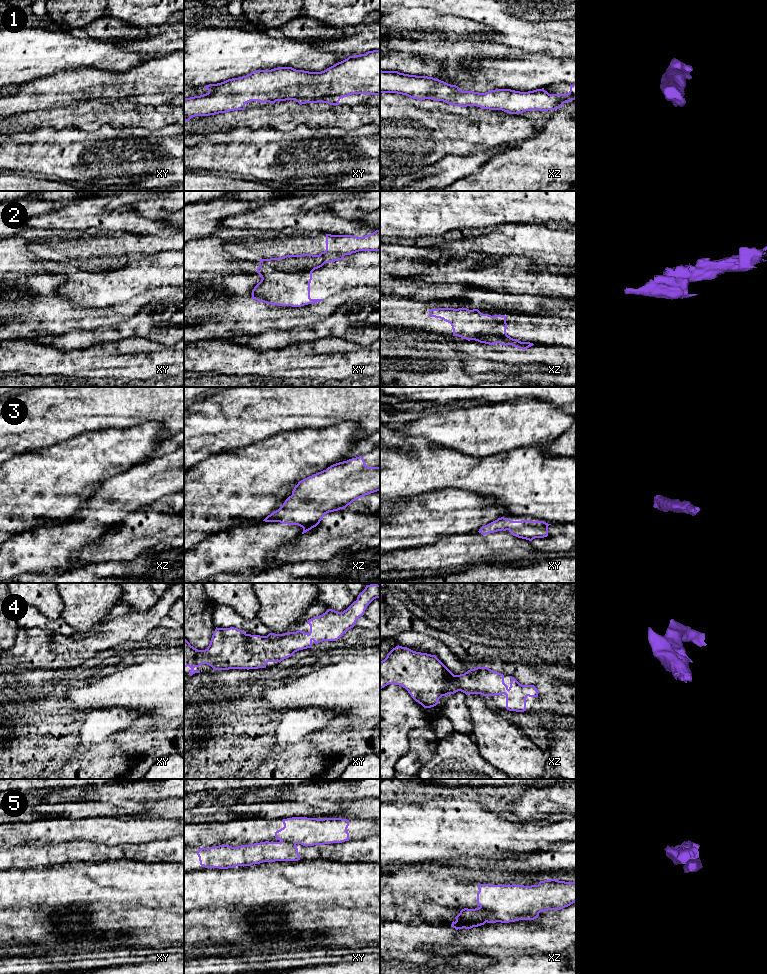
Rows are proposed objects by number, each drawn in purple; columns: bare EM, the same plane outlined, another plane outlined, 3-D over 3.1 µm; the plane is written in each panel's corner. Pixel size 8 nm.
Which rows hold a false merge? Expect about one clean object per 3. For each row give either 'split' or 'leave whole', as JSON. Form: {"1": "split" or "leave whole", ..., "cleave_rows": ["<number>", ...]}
{"1": "leave whole", "2": "split", "3": "leave whole", "4": "leave whole", "5": "split", "cleave_rows": ["2", "5"]}

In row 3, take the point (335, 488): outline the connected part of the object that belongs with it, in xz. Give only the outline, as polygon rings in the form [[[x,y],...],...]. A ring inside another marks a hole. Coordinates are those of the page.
[[[359,456],[333,464],[326,470],[299,481],[298,484],[295,485],[292,495],[285,500],[278,510],[268,515],[263,521],[298,525],[303,528],[302,534],[304,534],[316,527],[327,513],[344,509],[353,501],[377,491],[380,491],[380,467],[368,467],[363,457]]]

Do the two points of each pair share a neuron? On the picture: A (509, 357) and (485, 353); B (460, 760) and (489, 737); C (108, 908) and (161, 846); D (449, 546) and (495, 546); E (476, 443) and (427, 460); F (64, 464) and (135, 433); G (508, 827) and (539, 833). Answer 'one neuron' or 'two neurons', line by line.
A: one neuron
B: two neurons
C: two neurons
D: one neuron
E: two neurons
F: one neuron
G: one neuron

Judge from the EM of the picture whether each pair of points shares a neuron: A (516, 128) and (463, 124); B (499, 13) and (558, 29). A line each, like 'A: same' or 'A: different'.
A: same
B: same

